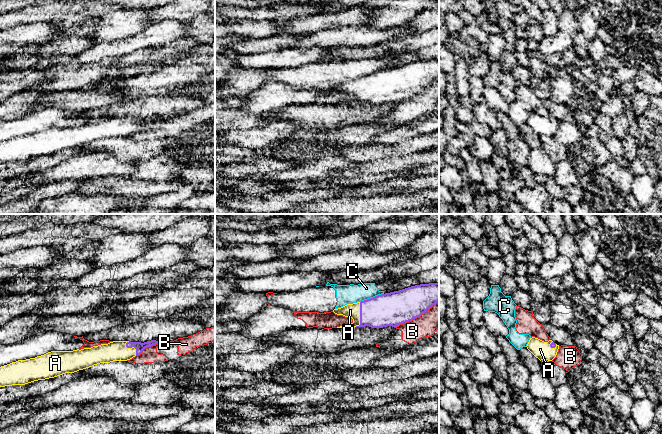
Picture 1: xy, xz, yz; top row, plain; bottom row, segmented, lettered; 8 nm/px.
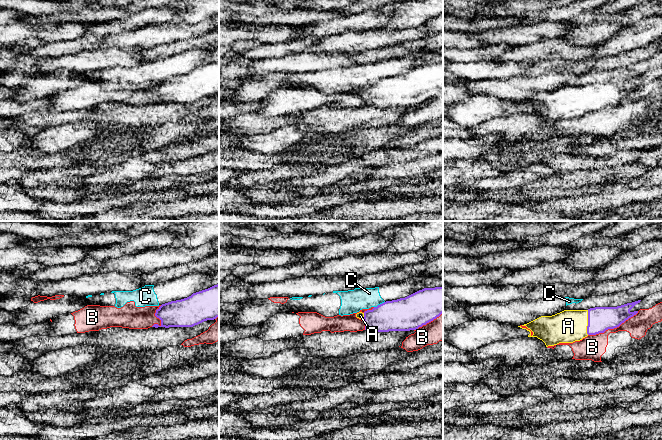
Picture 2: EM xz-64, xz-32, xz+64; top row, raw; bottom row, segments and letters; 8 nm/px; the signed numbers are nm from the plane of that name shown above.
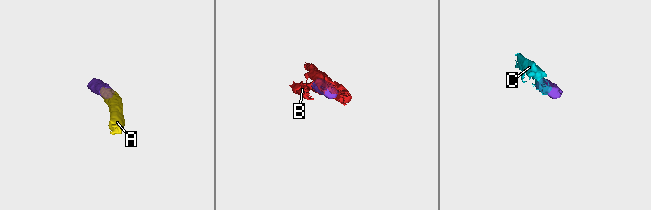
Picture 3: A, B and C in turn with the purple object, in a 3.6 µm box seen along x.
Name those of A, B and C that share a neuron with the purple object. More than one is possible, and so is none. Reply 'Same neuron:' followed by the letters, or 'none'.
Same neuron: A

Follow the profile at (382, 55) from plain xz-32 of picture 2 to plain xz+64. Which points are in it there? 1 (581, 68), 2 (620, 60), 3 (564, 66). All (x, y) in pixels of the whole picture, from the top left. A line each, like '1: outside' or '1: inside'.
1: inside
2: inside
3: inside

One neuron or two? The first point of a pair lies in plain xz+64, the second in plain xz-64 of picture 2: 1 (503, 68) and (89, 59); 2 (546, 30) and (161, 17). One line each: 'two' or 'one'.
1: one
2: one

